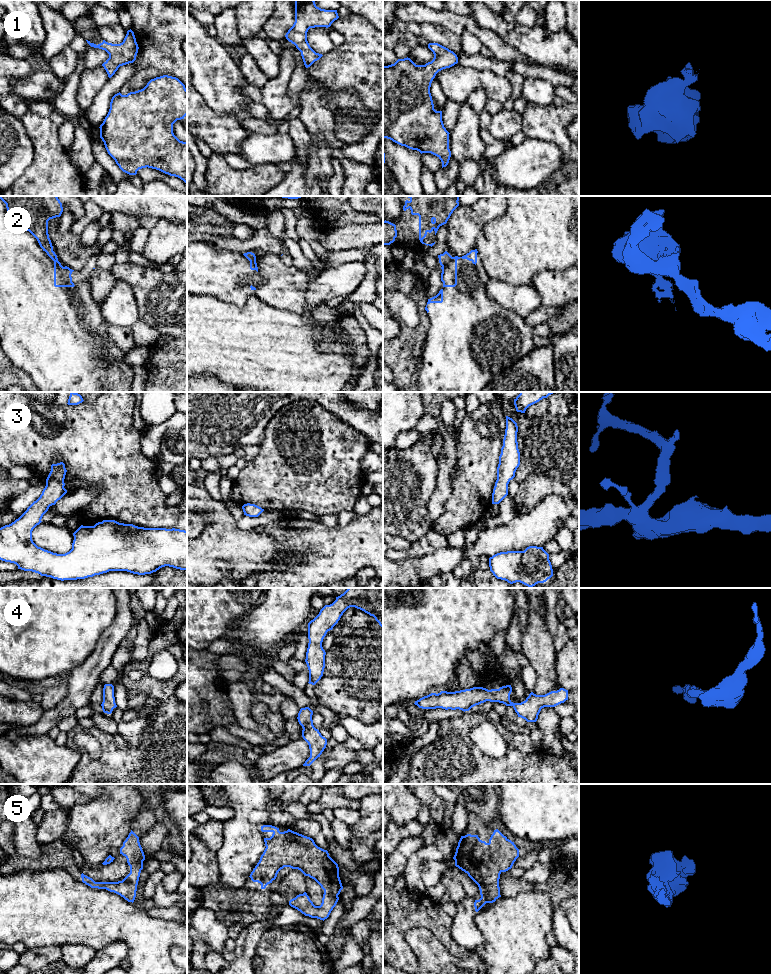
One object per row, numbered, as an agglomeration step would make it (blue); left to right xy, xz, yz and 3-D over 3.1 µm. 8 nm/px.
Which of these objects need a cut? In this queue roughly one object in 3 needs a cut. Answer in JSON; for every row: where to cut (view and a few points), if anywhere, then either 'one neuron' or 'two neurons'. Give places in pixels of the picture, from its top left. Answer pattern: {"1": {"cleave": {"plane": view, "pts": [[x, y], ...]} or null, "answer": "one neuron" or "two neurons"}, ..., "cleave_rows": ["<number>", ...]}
{"1": {"cleave": null, "answer": "one neuron"}, "2": {"cleave": {"plane": "yz", "pts": [[452, 257], [442, 266]]}, "answer": "two neurons"}, "3": {"cleave": null, "answer": "one neuron"}, "4": {"cleave": null, "answer": "one neuron"}, "5": {"cleave": null, "answer": "one neuron"}, "cleave_rows": ["2"]}

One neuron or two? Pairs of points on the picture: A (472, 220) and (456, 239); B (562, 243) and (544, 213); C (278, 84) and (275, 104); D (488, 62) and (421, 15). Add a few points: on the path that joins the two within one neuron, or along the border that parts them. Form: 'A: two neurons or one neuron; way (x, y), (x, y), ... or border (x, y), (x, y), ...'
A: one neuron; way (467, 225), (461, 234)
B: one neuron; way (562, 236), (562, 231), (551, 220)
C: one neuron; way (277, 89), (275, 91), (275, 99)
D: two neurons; border (412, 21), (441, 25), (449, 29), (456, 36)

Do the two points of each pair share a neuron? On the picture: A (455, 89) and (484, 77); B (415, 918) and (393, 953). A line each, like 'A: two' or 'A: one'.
A: one
B: one

